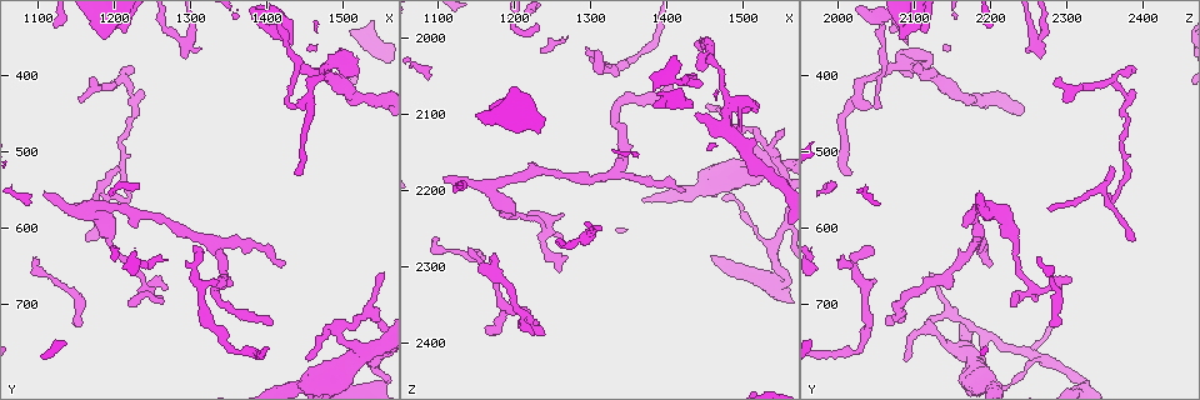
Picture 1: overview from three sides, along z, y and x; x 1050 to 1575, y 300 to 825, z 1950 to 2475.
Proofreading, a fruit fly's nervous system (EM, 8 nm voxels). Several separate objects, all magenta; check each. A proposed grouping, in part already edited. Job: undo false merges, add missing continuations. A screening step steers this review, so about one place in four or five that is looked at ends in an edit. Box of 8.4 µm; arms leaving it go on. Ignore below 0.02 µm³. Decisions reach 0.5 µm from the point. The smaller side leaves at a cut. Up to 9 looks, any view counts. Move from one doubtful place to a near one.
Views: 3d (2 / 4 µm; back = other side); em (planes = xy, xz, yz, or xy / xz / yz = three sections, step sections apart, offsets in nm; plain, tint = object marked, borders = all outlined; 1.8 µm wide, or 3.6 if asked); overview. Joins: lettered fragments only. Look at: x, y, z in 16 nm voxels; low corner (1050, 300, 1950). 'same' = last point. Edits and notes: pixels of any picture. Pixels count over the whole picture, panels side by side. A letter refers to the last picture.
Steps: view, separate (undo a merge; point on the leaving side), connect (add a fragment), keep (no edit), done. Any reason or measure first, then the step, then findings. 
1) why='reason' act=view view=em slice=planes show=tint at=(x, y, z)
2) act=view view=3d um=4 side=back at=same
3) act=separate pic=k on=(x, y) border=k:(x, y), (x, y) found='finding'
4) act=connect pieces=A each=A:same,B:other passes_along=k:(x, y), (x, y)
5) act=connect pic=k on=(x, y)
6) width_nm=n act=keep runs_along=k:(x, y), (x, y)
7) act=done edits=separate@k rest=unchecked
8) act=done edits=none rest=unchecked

why='long arm stops here' act=view view=3d um=2 side=back at=(1405, 725, 2060)

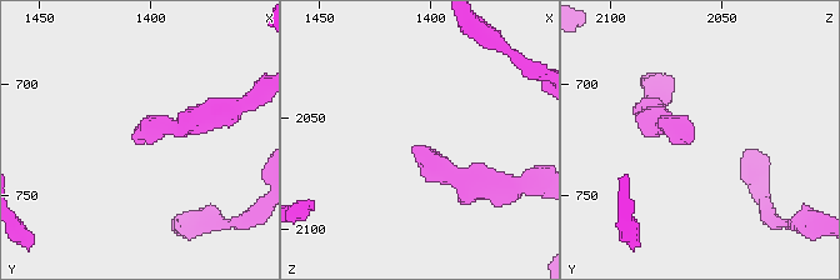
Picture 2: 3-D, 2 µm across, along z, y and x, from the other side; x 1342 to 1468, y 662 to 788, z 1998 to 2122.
why='now the EM' act=view view=em slice=planes show=borders at=(1406, 726, 2062)

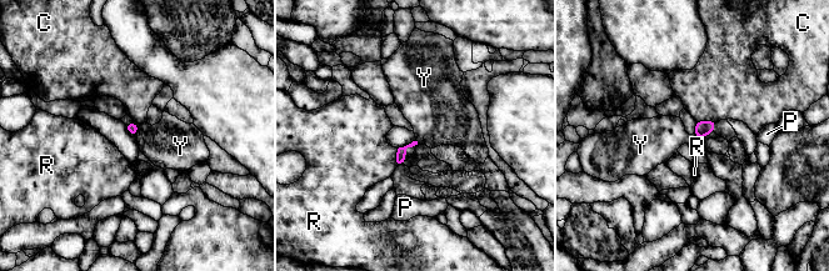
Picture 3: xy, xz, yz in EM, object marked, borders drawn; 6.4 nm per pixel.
act=keep each=C:other,P:other,R:other,Y:other border=3:(139, 126), (135, 136) found='no lettered fragment goes on from it'

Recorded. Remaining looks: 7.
why='touches itself' act=view view=3d um=2 side=back at=(1490, 735, 2130)

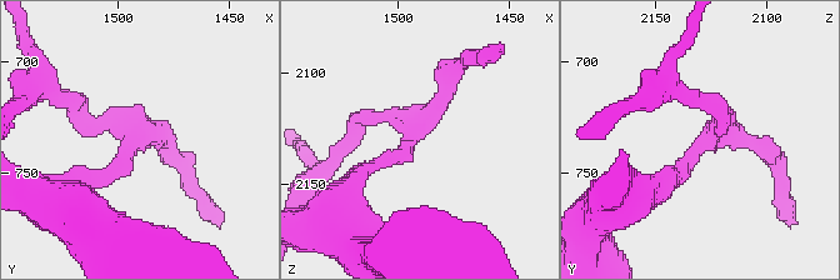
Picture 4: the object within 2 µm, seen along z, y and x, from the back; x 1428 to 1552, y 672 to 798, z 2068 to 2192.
why='need the tissue' act=view view=em um=3.6 slice=xz step=8 show=borders at=(1496, 738, 2130)

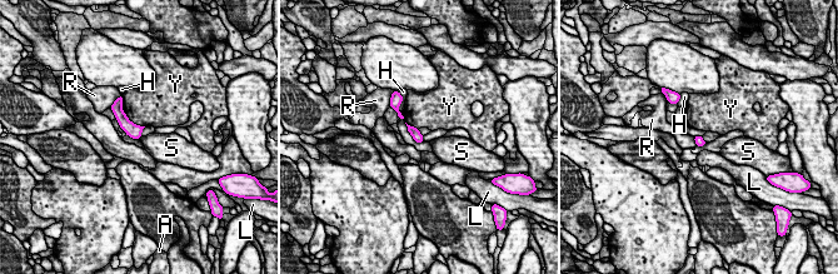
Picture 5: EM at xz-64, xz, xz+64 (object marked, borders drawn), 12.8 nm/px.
act=view view=em um=3.6 slice=yz step=4 show=borders at=same

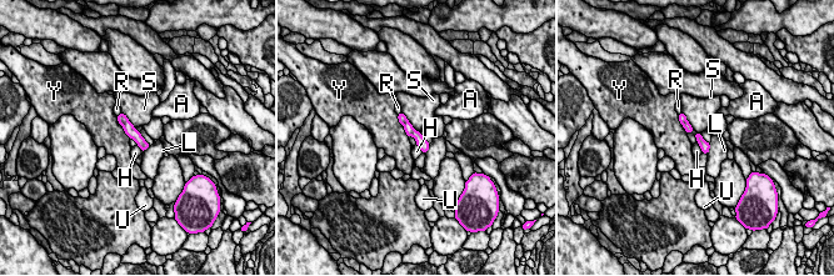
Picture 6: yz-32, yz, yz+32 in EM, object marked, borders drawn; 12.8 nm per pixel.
act=separate pic=6 on=(121, 118) each=A:other,H:other,L:other,R:other,S:other,U:other,Y:other border=6:(128, 120), (121, 125) found='a second neuron is stuck on'

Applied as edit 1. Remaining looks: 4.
act=view view=overview

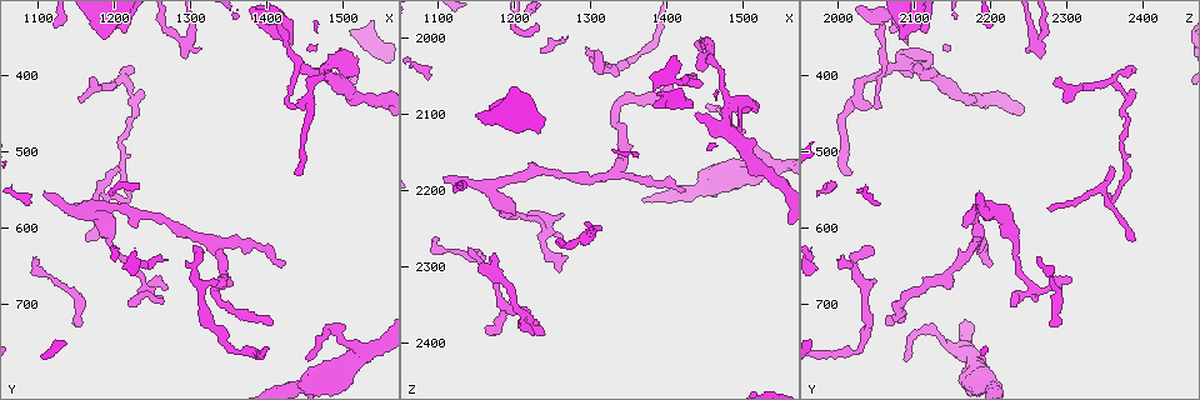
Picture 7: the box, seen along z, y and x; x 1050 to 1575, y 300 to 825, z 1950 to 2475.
why='thick end' act=view view=3d um=2 at=(1180, 350, 2080)

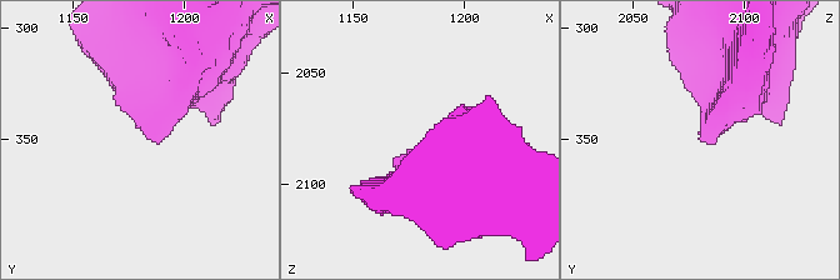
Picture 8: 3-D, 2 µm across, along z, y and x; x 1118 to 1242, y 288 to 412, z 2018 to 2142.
act=view view=em slice=planes show=tint at=(1184, 349, 2082)

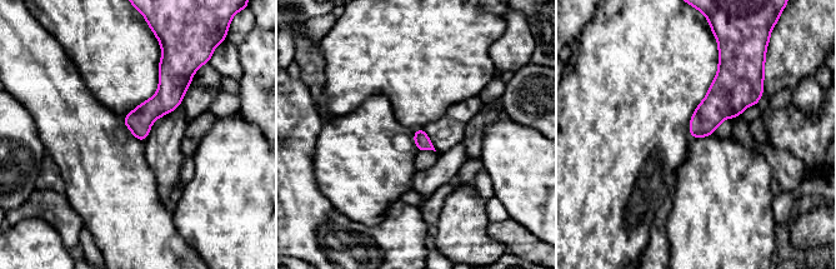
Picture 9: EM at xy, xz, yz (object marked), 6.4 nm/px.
why='what lies round it' act=view view=em slice=planes show=borders at=same

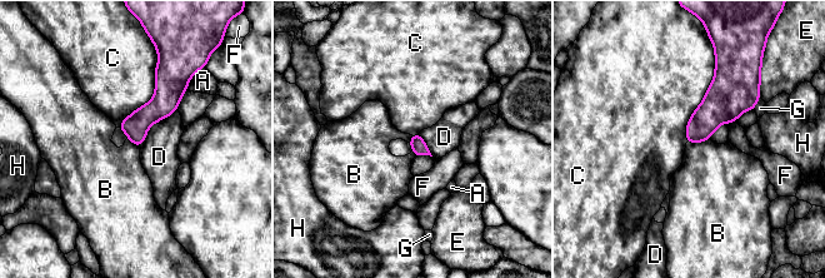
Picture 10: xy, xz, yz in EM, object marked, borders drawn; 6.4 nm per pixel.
act=keep each=A:other,B:other,C:other,D:other,E:other,F:other,G:other,H:other border=10:(709, 138), (701, 142), (688, 142) found='no lettered fragment goes on from it'

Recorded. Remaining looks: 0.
act=done edits=separate@6 rest=unchecked

